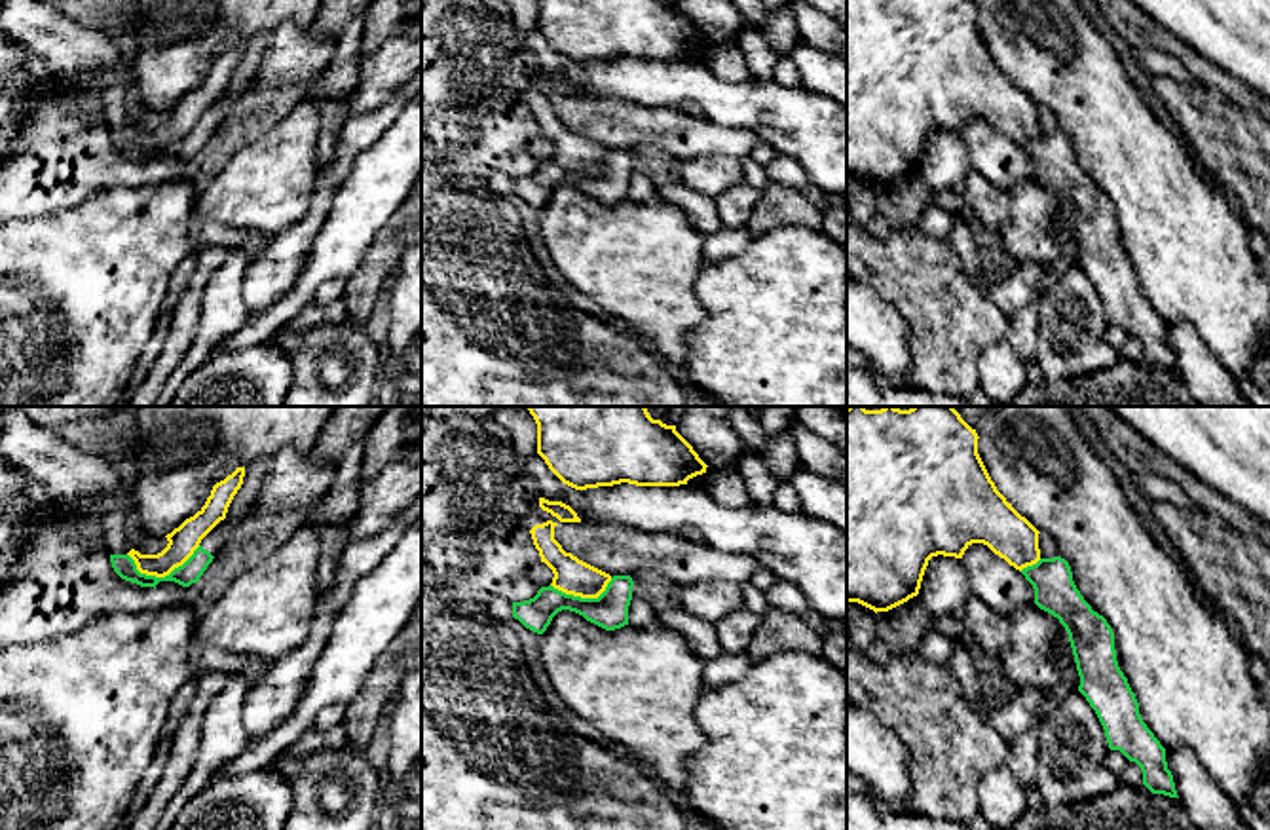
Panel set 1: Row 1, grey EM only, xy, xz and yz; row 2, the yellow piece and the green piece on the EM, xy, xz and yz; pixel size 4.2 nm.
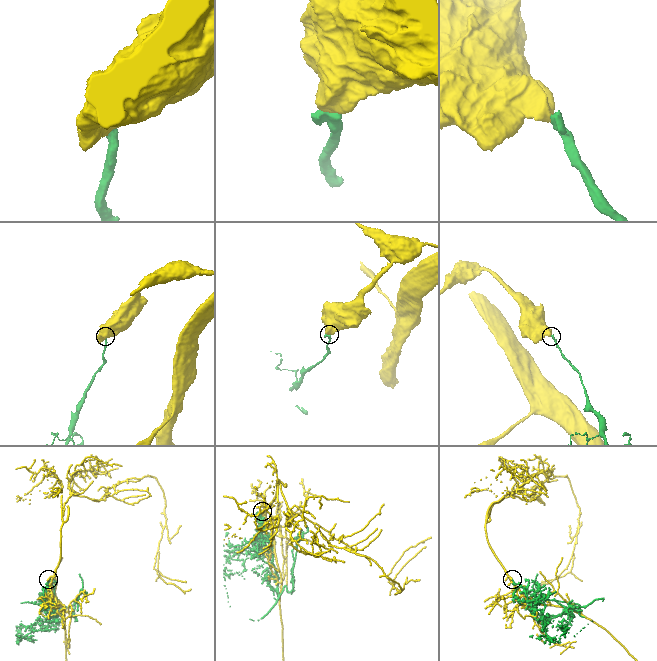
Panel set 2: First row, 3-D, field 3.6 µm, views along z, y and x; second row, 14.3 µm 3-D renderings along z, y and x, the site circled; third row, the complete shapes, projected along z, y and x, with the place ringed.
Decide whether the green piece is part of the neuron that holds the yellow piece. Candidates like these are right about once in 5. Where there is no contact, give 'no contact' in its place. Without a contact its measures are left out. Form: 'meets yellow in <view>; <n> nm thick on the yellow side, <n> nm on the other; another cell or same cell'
meets yellow in xy; 120 nm thick on the yellow side, 90 nm on the other; another cell

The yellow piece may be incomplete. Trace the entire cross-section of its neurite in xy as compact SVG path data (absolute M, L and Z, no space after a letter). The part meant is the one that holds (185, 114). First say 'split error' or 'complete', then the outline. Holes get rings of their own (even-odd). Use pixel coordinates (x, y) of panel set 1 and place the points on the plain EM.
complete | M237 42L224 55L216 57L205 80L178 103L167 108L167 122L158 129L140 129L131 123L127 129L135 135L137 144L146 150L165 152L175 142L182 141L201 114L226 93L228 82L243 59L245 42Z

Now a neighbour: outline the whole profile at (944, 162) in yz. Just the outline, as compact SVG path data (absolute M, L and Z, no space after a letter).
M938 129L928 135L917 171L932 192L955 186L970 169L961 133Z

